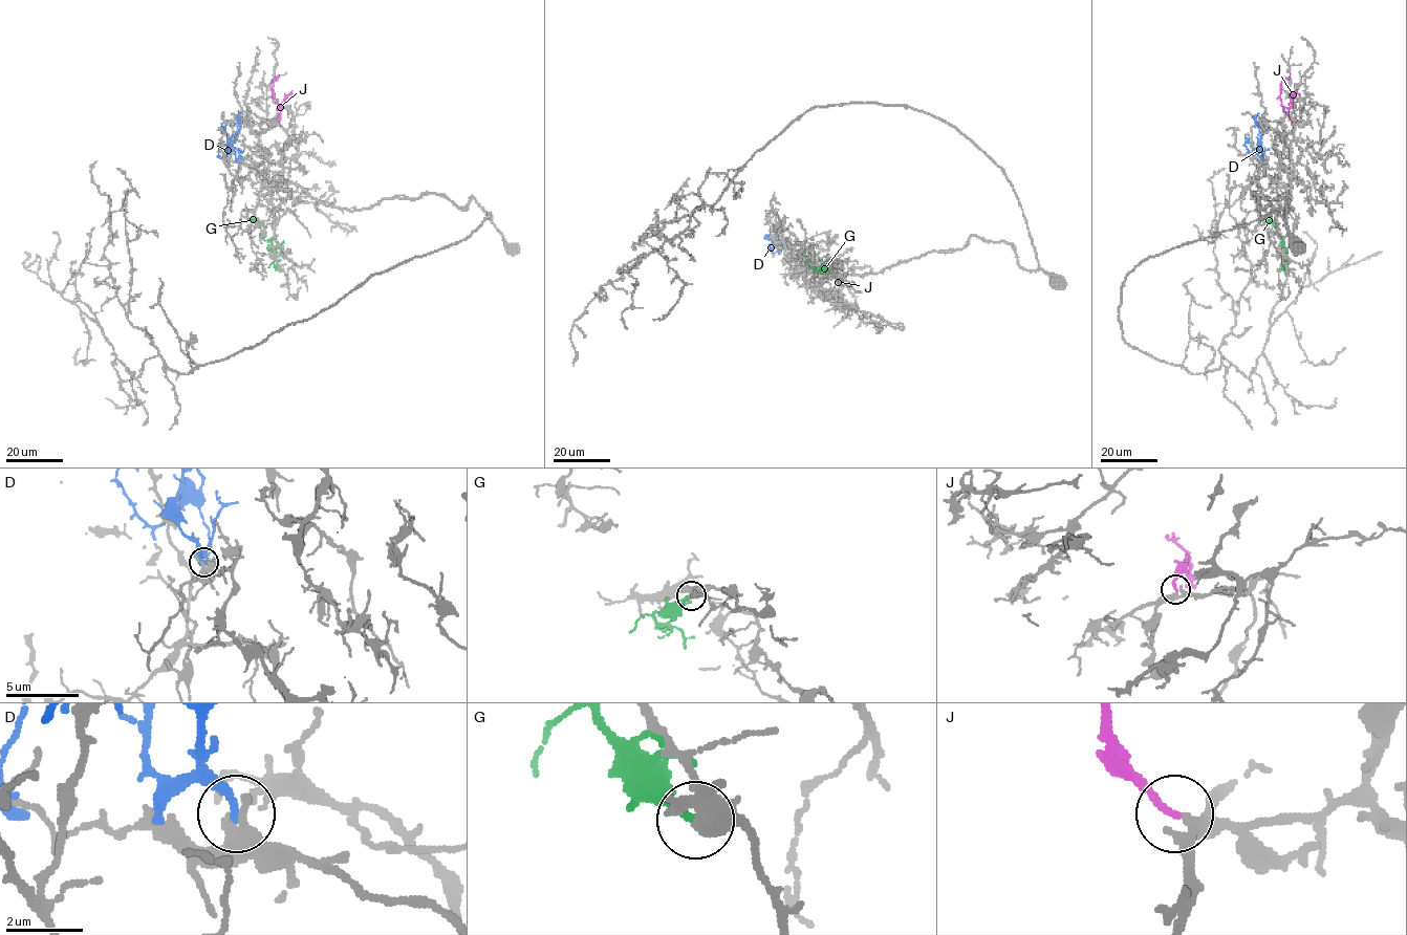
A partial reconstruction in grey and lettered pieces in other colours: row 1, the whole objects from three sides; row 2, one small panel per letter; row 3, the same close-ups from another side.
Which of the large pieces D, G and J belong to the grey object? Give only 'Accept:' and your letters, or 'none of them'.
Accept: J

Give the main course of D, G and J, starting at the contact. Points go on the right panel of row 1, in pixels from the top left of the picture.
D: (1261, 160), (1256, 150), (1260, 136), (1255, 117), (1258, 113)
G: (1279, 270), (1286, 255), (1283, 240), (1270, 220), (1267, 223)
J: (1294, 123), (1279, 95), (1281, 82), (1291, 75)

